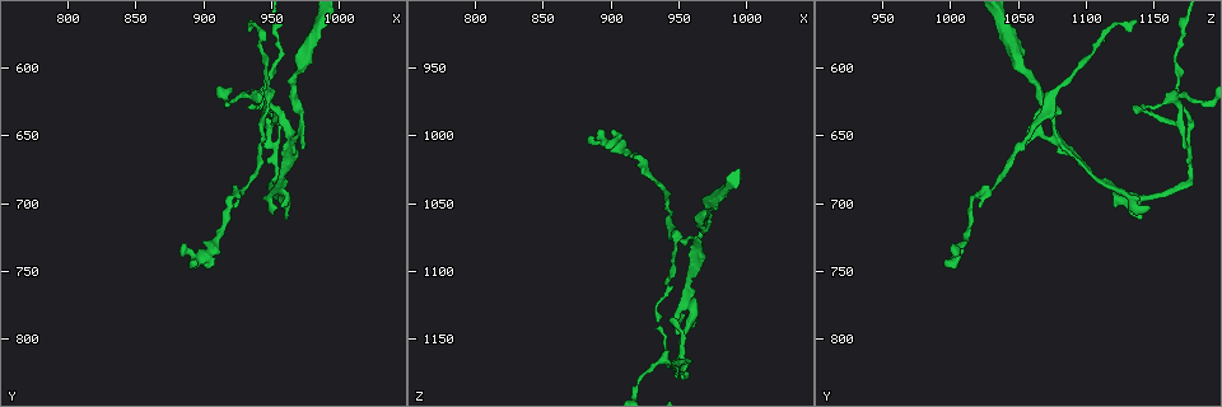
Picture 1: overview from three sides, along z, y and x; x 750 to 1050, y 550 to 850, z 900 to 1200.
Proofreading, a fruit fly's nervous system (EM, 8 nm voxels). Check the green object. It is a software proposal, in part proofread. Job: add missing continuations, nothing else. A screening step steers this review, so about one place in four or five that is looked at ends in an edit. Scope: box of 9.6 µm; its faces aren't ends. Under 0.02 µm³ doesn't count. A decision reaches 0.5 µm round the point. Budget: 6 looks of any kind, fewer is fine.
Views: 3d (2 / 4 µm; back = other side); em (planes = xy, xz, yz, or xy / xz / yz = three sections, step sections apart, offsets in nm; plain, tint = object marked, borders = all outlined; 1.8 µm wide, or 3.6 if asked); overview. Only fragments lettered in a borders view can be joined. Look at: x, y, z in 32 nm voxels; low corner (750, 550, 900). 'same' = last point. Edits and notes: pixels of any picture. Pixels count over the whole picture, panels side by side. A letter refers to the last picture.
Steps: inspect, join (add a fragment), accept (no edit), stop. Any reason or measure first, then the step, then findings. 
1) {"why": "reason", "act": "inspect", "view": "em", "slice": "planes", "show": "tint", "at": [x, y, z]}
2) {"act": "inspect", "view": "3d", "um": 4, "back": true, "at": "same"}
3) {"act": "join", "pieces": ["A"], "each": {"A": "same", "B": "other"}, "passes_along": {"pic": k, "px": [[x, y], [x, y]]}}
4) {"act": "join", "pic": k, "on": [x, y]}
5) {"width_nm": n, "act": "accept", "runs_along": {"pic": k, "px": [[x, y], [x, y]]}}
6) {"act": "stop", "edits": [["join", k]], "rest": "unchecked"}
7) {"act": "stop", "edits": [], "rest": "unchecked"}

{"why": "abrupt turn", "act": "inspect", "view": "3d", "um": 4, "back": true, "at": [964, 654, 1076]}

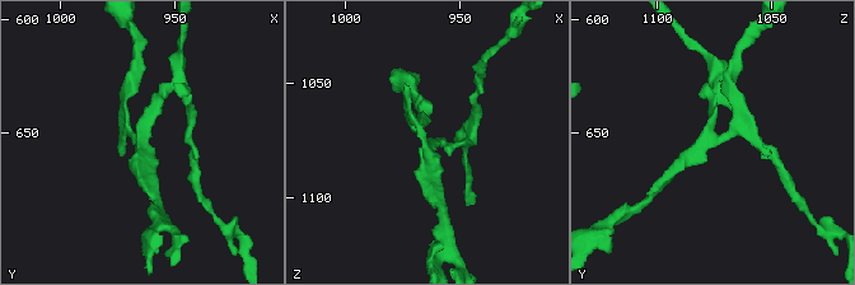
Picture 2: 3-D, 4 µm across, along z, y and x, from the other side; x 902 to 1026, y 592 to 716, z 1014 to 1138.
{"act": "inspect", "view": "em", "slice": "xy", "step": 4, "show": "tint", "at": [965, 652, 1074]}

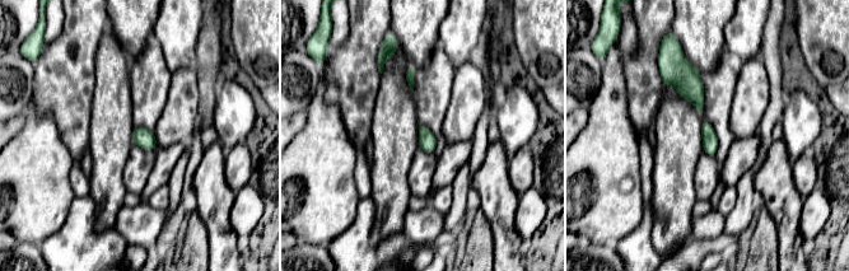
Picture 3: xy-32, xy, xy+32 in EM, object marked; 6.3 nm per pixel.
{"why": "see the neighbours", "act": "inspect", "view": "em", "slice": "xy", "step": 4, "show": "borders", "at": "same"}

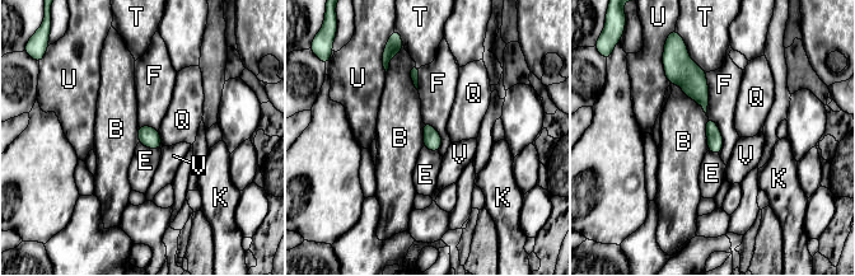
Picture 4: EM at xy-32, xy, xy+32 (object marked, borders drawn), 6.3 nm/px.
{"width_nm": 100, "act": "accept", "each": {"B": "other", "E": "other", "F": "other", "K": "other", "Q": "other", "T": "other", "U": "other", "V": "other"}, "border": {"pic": 4, "px": [[671, 83], [705, 113], [709, 150]]}, "found": "no lettered fragment goes on from it"}

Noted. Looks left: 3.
{"why": "a fork", "act": "inspect", "view": "em", "slice": "planes", "show": "borders", "at": [954, 686, 1118]}

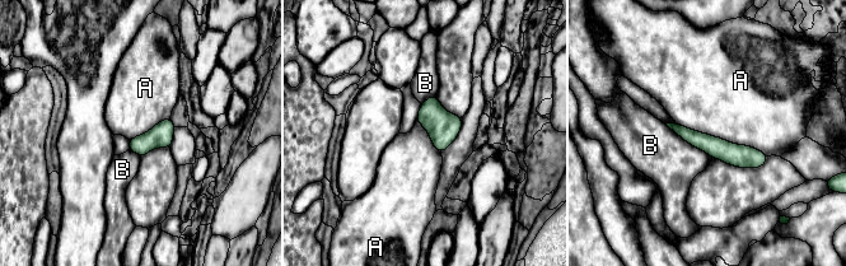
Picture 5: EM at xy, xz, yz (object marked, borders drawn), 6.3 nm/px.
{"act": "accept", "each": {"A": "other", "B": "other"}, "runs_along": {"pic": 5, "px": [[673, 126], [732, 154], [762, 159]]}, "found": "no lettered fragment goes on from it"}

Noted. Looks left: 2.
{"act": "stop", "edits": [], "rest": "unchecked"}

